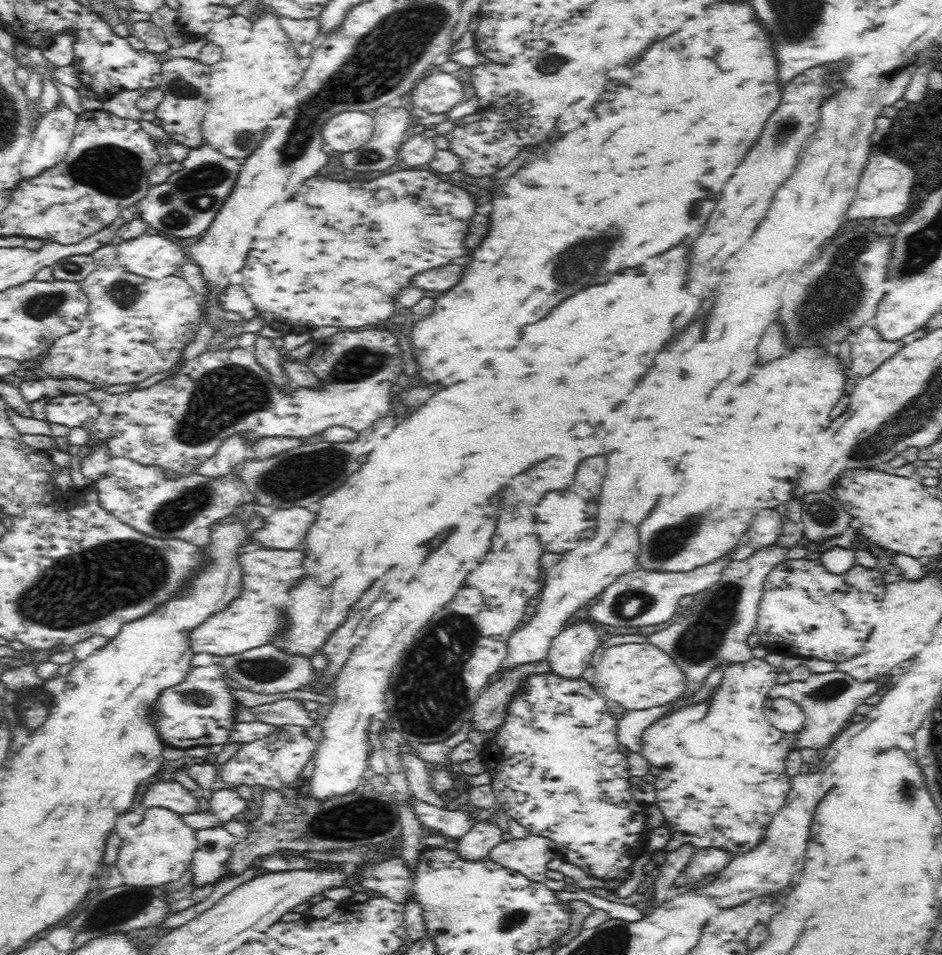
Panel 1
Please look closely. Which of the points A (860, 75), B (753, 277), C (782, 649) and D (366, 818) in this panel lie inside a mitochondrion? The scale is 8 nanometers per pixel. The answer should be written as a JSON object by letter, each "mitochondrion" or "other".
{"A":"other","B":"other","C":"other","D":"mitochondrion"}

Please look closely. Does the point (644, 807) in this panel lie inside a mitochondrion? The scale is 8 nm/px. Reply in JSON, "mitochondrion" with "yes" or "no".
{"mitochondrion":"no"}

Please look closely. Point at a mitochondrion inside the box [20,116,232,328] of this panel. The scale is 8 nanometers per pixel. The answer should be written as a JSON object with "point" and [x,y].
{"point":[113,169]}

